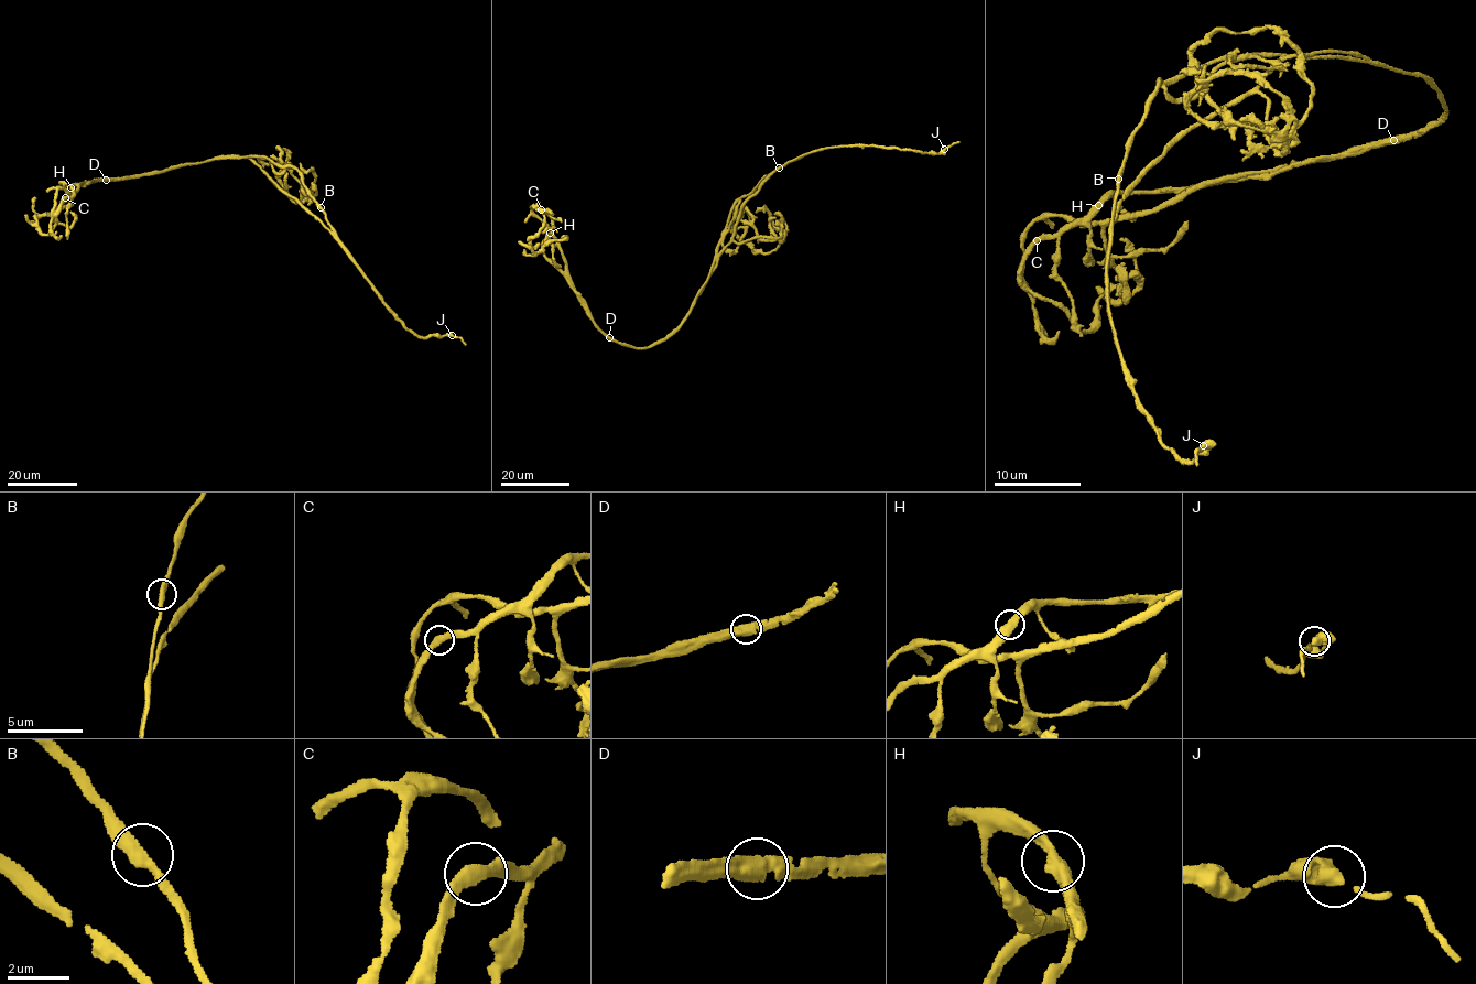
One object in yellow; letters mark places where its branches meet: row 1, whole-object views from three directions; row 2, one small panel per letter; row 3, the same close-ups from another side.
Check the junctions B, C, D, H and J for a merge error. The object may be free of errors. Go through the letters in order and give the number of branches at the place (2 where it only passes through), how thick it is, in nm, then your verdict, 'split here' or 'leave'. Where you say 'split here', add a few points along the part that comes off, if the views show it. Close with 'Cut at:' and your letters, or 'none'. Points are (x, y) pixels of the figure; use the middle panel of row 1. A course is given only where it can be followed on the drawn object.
B: 2 branches meet; 360 nm thick; leave
C: 2 branches meet; 360 nm thick; leave
D: 2 branches meet; 460 nm thick; split here; foreign part runs (609, 337), (635, 348), (668, 337), (707, 278), (736, 202), (789, 162), (833, 147), (941, 153), (958, 142)
H: 2 branches meet; 480 nm thick; leave
J: 2 branches meet; 360 nm thick; leave
Cut at: D

